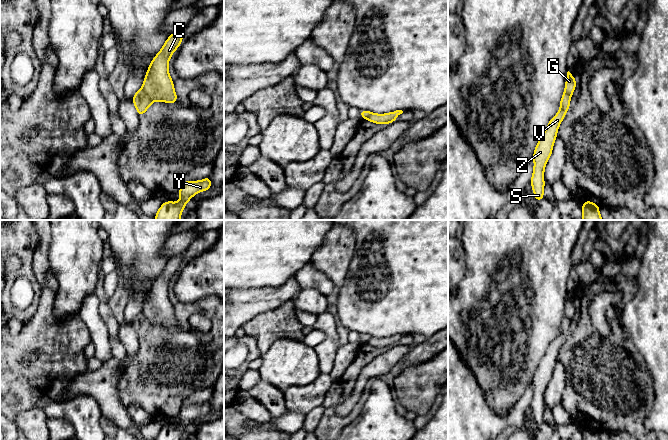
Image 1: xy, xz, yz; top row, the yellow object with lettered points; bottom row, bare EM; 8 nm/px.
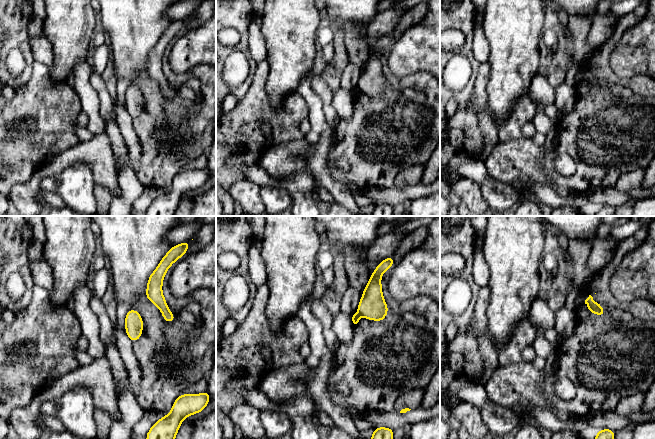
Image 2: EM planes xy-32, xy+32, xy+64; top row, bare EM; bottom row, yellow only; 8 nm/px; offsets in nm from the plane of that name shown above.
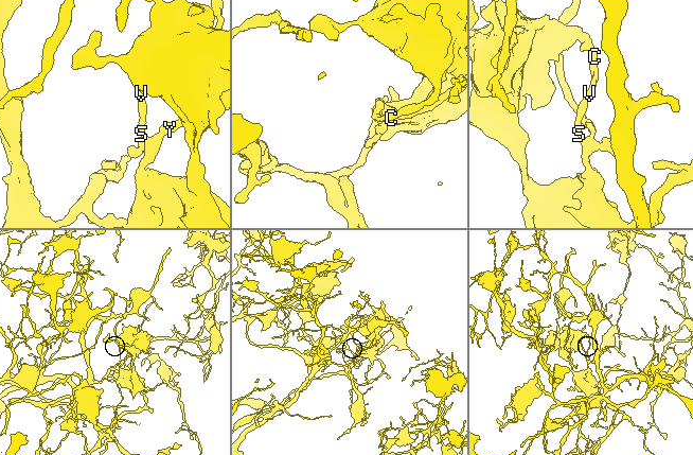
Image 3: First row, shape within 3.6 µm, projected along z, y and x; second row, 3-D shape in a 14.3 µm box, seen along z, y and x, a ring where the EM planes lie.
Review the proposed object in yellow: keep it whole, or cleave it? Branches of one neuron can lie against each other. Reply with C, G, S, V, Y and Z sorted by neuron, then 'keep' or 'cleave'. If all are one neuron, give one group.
C G / S V Y Z | cleave

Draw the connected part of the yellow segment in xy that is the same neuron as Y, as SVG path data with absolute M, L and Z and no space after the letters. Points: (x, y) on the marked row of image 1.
M210 176L201 181L186 181L182 182L179 193L180 201L174 203L172 201L164 202L157 213L156 220L180 220L182 210L186 203L198 192L209 190L212 187Z

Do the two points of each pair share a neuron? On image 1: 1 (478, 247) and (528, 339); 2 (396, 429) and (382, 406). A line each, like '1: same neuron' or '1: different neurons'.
1: same neuron
2: same neuron

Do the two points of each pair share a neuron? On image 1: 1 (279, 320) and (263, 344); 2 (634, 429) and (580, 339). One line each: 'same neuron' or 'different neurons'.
1: same neuron
2: same neuron

